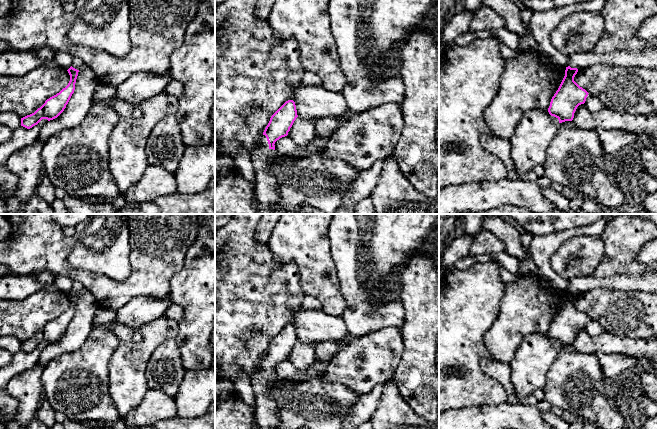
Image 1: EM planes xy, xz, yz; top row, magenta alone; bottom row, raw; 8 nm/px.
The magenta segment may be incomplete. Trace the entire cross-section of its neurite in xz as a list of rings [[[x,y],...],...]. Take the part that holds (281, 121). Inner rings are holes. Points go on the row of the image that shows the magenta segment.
[[[293,100],[286,101],[270,118],[268,125],[266,126],[263,135],[258,140],[258,148],[251,152],[251,161],[256,173],[256,199],[259,203],[257,214],[287,214],[285,211],[272,211],[270,208],[273,205],[277,205],[279,197],[276,189],[276,180],[273,175],[268,172],[269,165],[273,163],[275,153],[275,142],[282,137],[288,135],[290,128],[294,121],[298,117],[296,105]]]

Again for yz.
[[[570,66],[566,67],[565,70],[565,76],[554,94],[554,96],[551,99],[550,106],[548,108],[548,112],[551,116],[556,117],[559,120],[559,123],[565,122],[565,121],[572,121],[574,118],[574,113],[577,109],[577,107],[581,104],[584,104],[586,101],[586,98],[588,96],[588,92],[580,87],[575,81],[574,77],[577,74],[578,69],[577,68],[571,68]]]

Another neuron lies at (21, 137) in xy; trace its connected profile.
[[[42,119],[37,125],[30,129],[20,126],[13,131],[11,137],[0,144],[0,165],[6,164],[9,157],[16,151],[36,142],[40,129],[47,119]]]

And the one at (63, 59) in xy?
[[[59,51],[56,52],[52,62],[57,64],[59,67],[68,70],[71,67],[74,59],[75,57],[73,57],[70,53]]]

